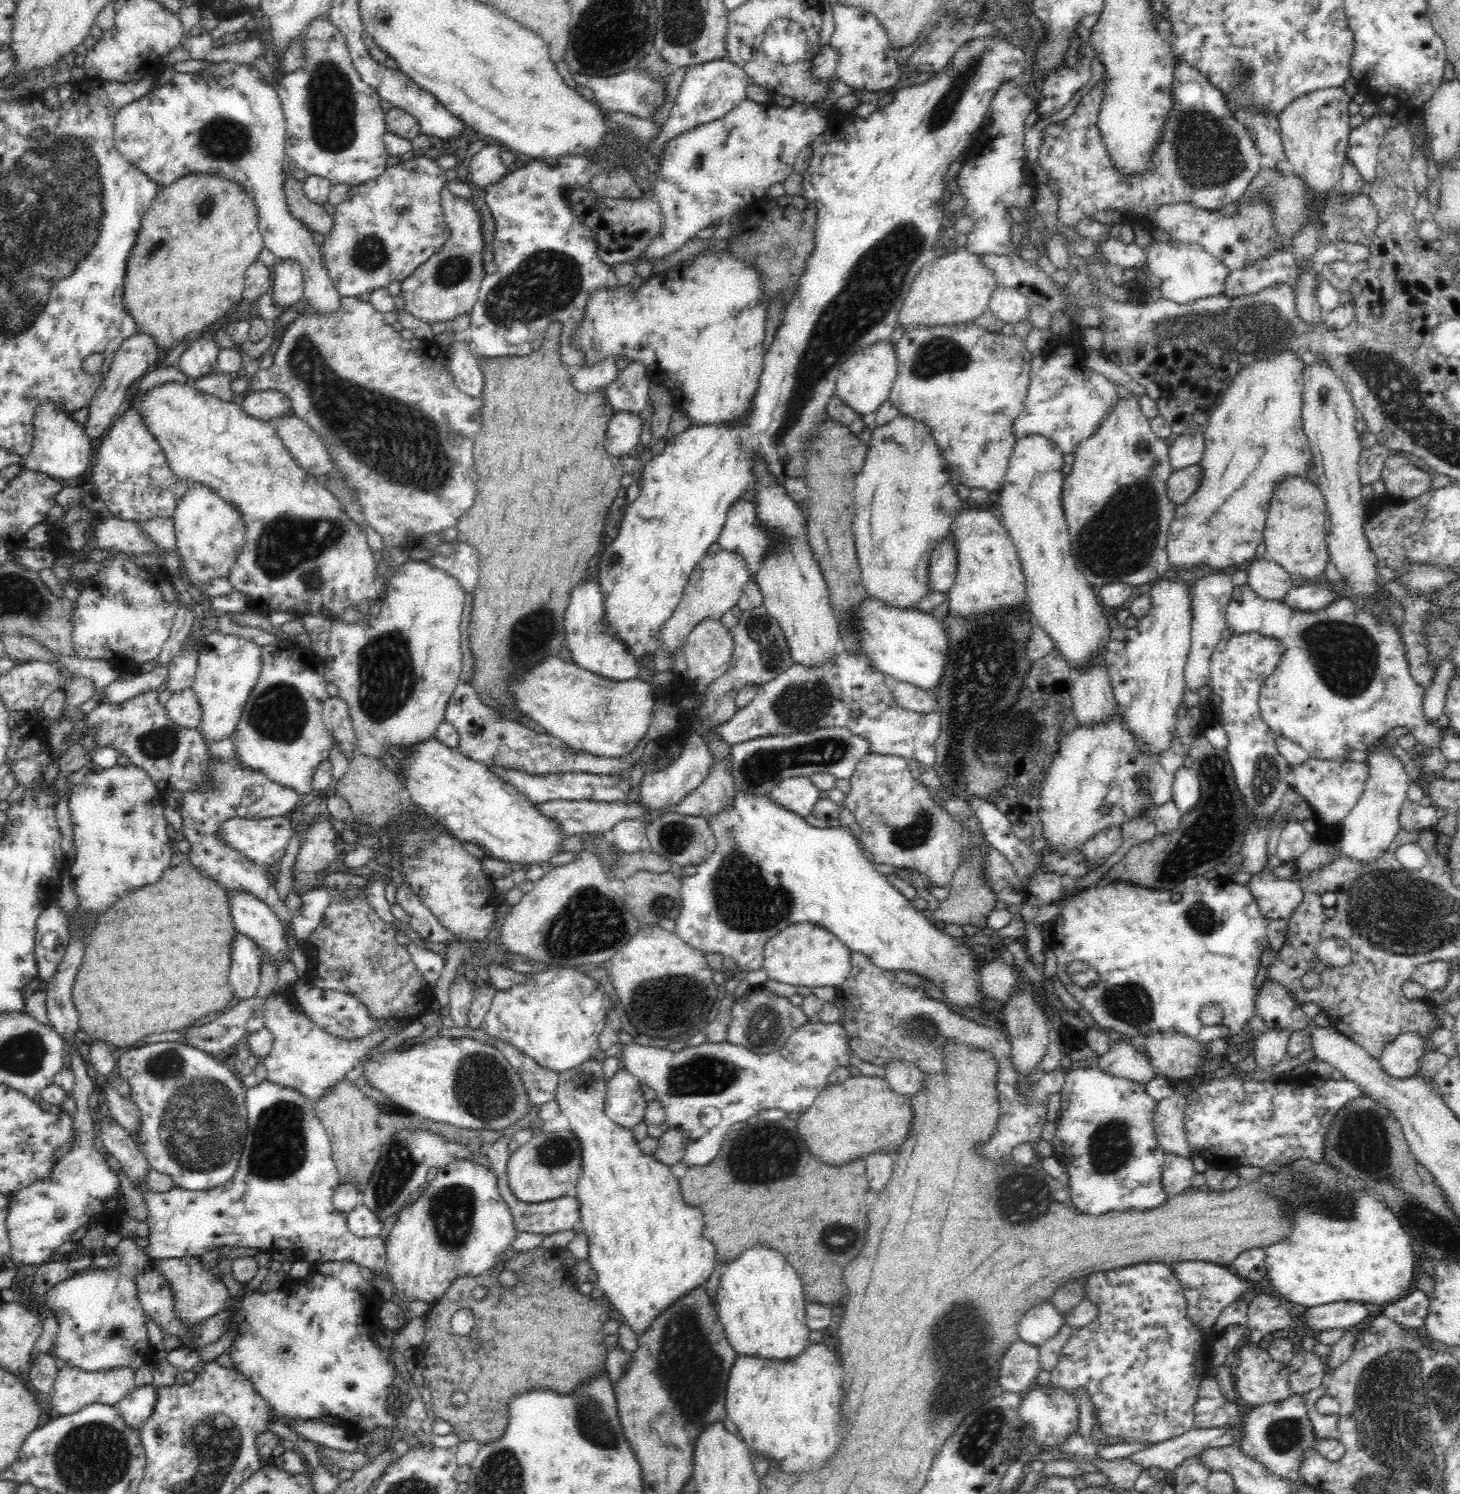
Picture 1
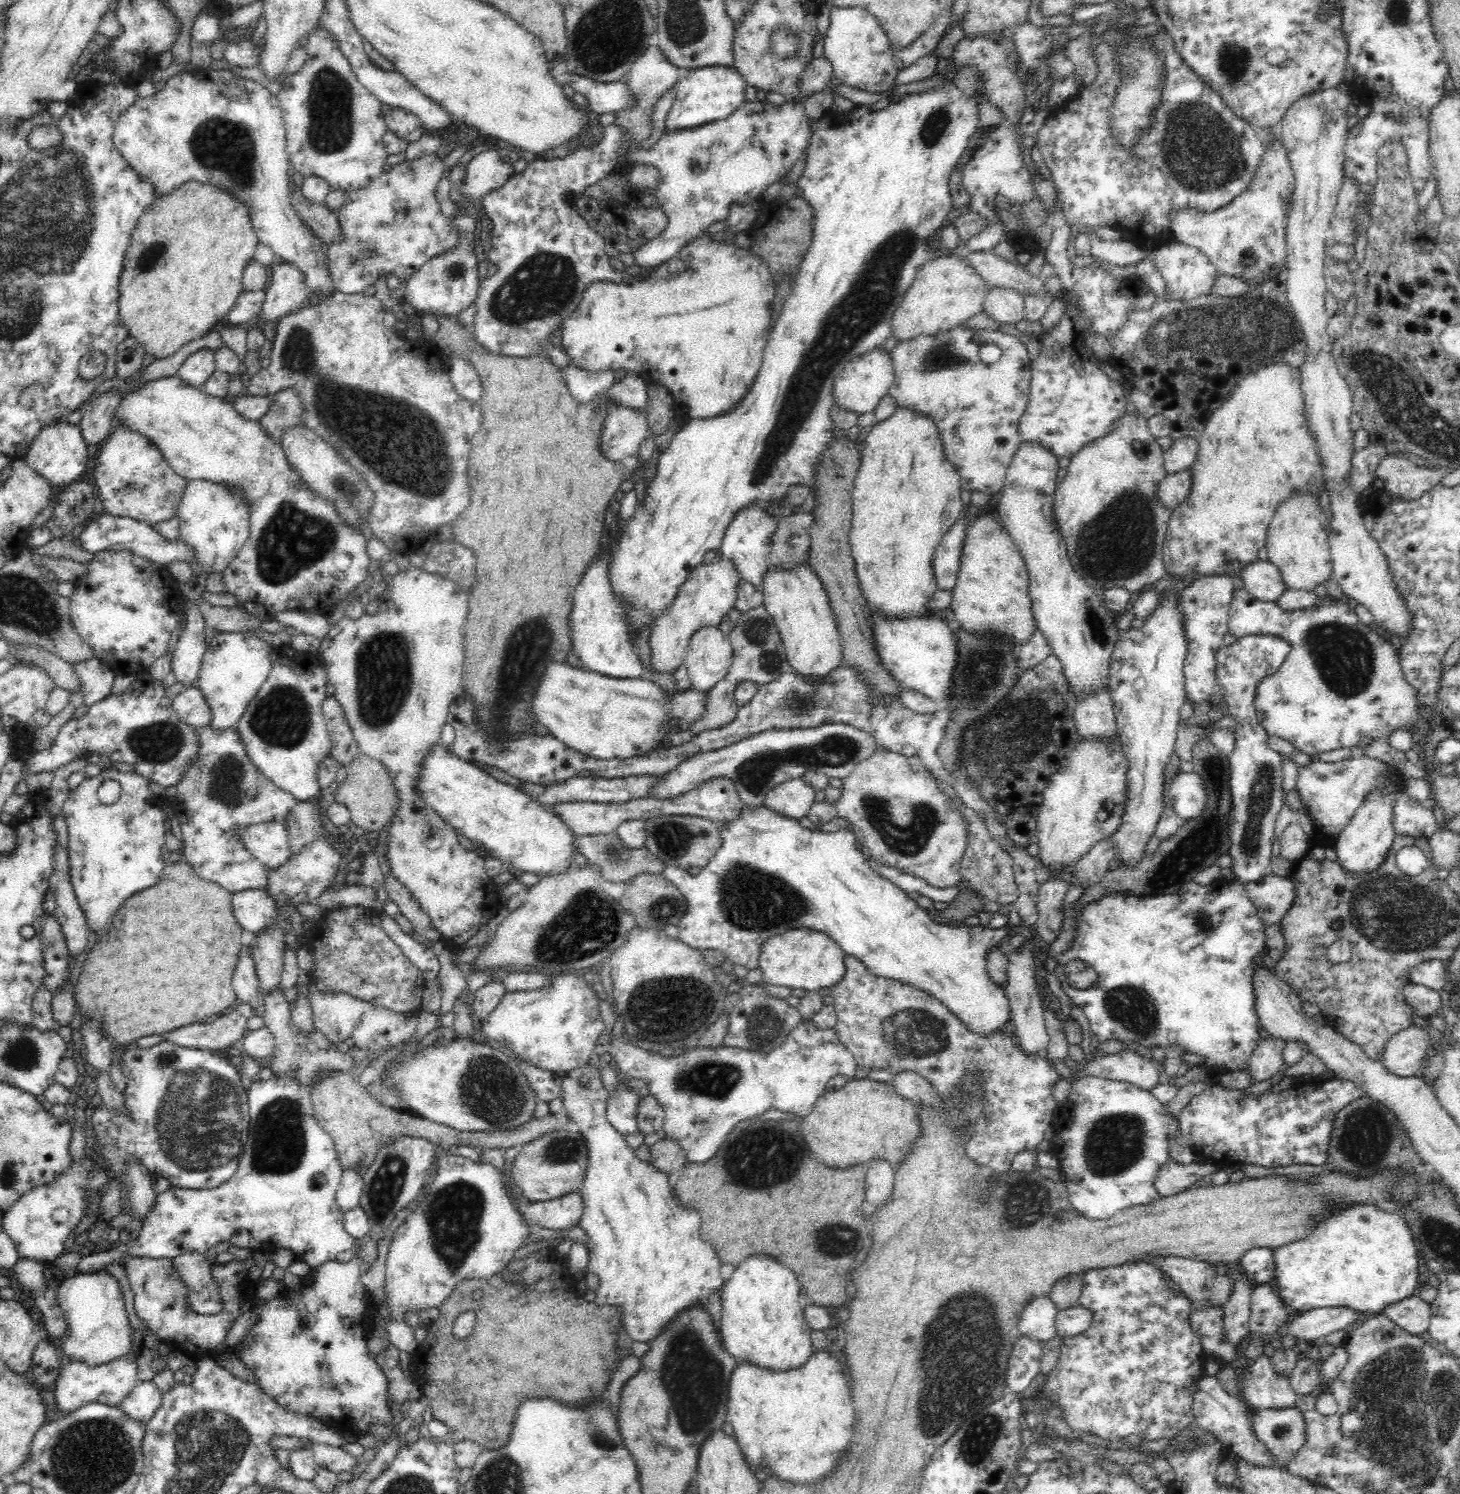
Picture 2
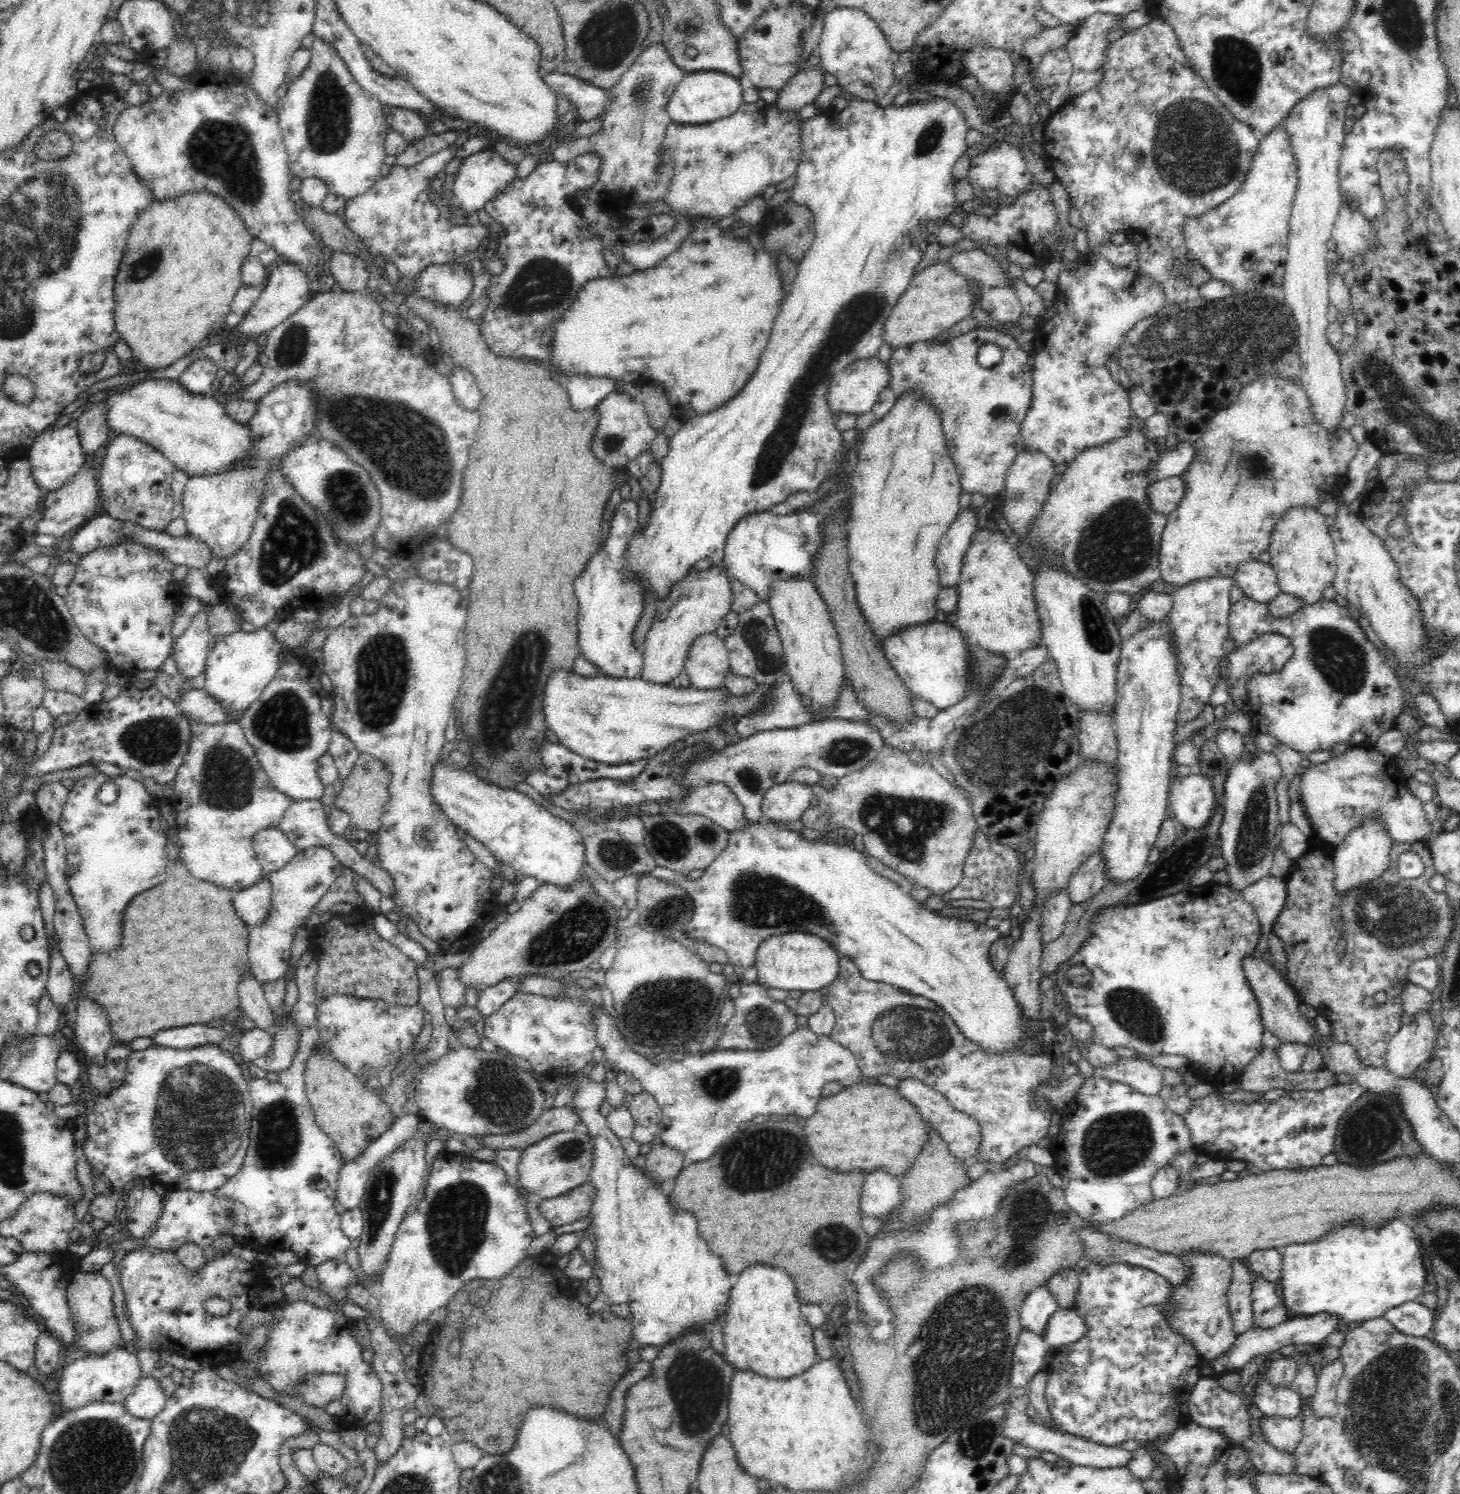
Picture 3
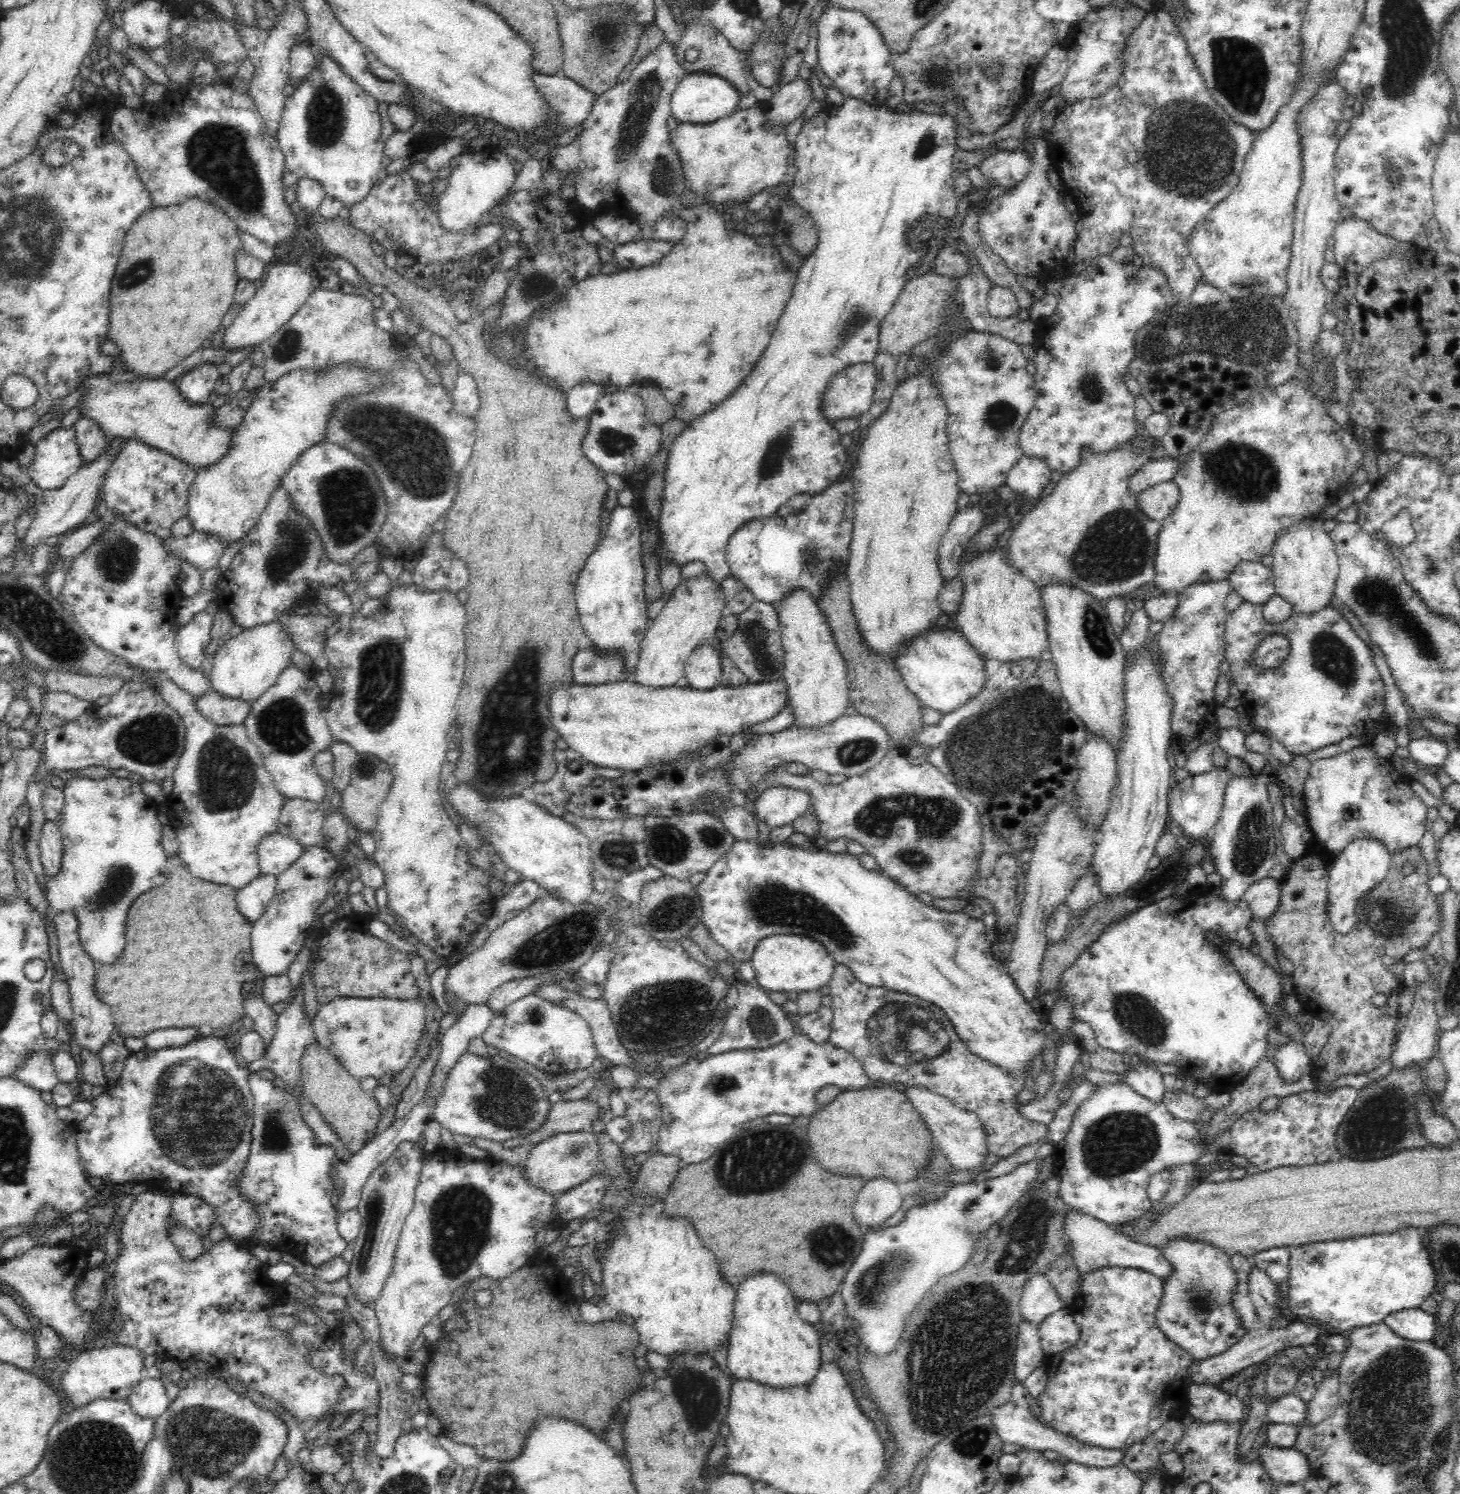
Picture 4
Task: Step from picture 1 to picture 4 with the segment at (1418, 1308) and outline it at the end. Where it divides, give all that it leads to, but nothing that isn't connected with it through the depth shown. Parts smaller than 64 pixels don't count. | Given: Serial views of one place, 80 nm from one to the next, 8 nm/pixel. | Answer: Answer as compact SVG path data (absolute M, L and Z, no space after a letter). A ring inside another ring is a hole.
M1420 1309L1401 1310L1389 1314L1383 1323L1400 1338L1412 1342L1437 1342L1439 1324L1436 1315L1431 1315Z

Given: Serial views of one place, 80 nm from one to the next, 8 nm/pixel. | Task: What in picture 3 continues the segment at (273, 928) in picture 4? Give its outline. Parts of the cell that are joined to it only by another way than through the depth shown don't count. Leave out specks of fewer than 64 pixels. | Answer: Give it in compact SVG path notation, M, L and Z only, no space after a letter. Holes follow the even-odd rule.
M317 846L300 851L283 869L268 876L272 883L268 914L256 926L248 928L248 959L251 974L258 982L272 982L285 977L291 962L294 937L301 928L305 928L314 906L328 892L342 869L342 863L332 851Z

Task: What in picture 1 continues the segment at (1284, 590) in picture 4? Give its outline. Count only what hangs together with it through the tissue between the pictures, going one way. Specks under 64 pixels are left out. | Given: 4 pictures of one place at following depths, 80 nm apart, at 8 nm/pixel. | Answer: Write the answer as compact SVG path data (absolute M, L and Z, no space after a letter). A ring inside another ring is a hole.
M1314 477L1308 479L1286 478L1275 490L1268 509L1265 529L1263 530L1263 542L1266 545L1264 558L1274 561L1288 573L1292 583L1297 580L1314 582L1318 576L1325 574L1326 566L1330 562L1329 550L1327 549L1327 533L1324 529L1326 524L1327 506Z

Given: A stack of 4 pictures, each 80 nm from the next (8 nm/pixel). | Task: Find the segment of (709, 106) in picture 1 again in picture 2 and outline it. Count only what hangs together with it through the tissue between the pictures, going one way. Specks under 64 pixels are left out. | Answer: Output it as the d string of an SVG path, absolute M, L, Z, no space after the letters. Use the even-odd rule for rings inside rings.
M709 66L686 70L682 73L675 86L676 95L665 118L667 130L696 128L709 122L728 118L744 104L748 95L748 86L740 73L732 67Z

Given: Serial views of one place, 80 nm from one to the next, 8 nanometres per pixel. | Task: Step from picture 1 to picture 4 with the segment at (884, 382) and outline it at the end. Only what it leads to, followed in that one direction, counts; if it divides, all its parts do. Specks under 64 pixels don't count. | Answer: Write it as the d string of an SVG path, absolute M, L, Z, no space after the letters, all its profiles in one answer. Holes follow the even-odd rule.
M858 363L834 375L827 384L820 401L822 417L829 423L842 418L858 419L869 411L874 388L878 384L876 367L872 363Z

